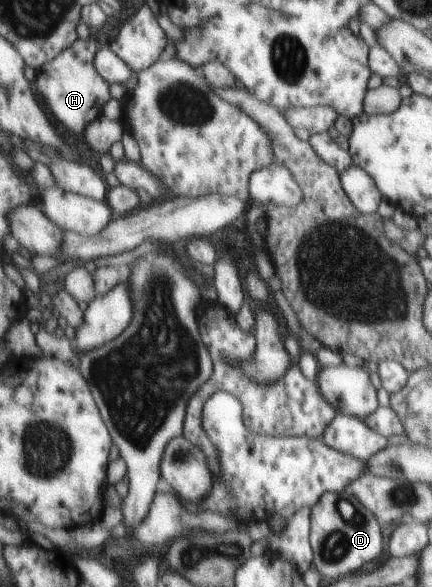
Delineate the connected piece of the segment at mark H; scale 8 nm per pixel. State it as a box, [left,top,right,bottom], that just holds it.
[36,32,110,133]

